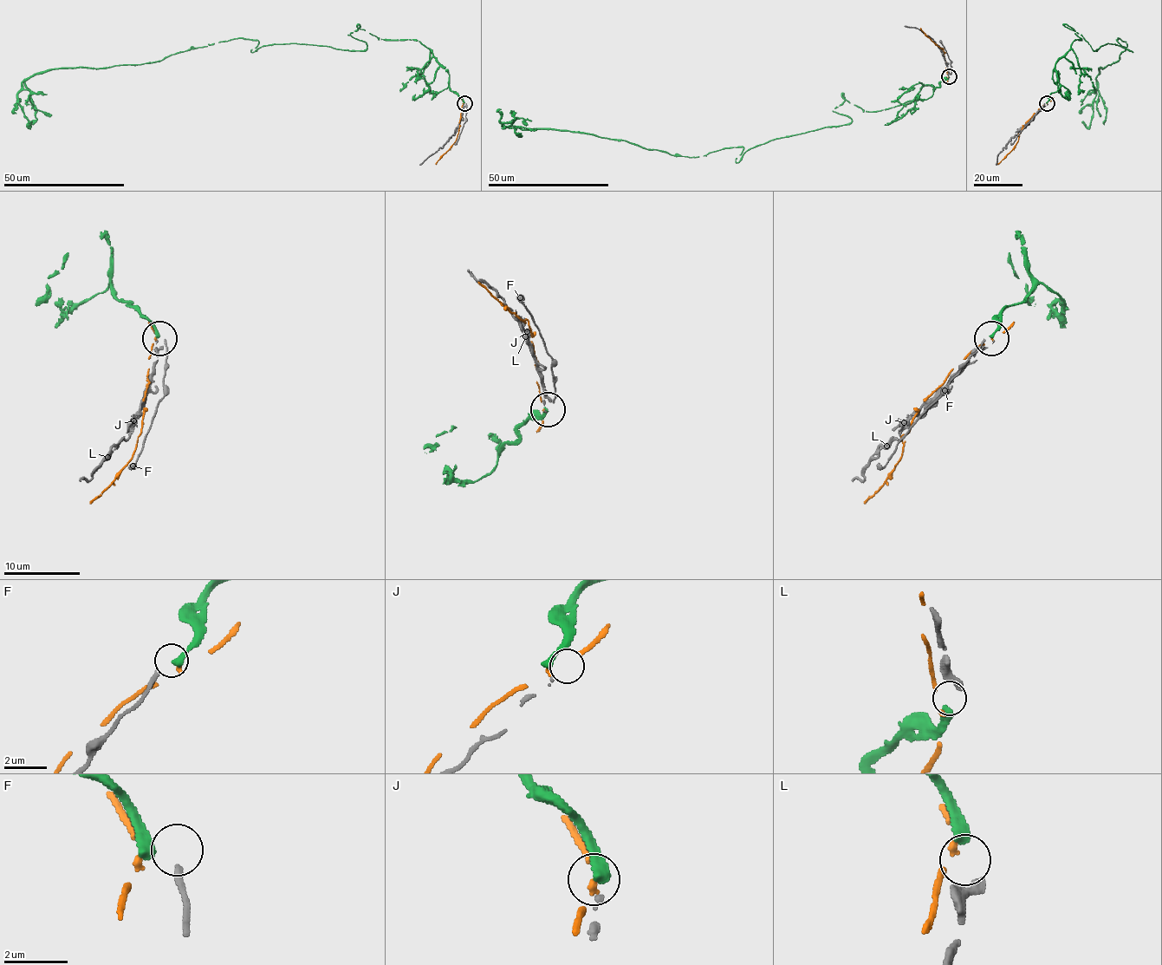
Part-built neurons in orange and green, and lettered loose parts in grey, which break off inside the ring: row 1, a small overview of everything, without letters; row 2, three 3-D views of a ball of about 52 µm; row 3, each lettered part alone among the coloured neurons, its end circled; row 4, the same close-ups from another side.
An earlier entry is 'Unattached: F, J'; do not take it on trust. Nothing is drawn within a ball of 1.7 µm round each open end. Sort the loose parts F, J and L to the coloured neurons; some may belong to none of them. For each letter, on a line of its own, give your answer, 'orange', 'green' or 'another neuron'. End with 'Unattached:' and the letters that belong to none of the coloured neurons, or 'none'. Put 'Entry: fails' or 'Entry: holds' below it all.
F: another neuron
J: another neuron
L: green
Unattached: F, J
Entry: holds

